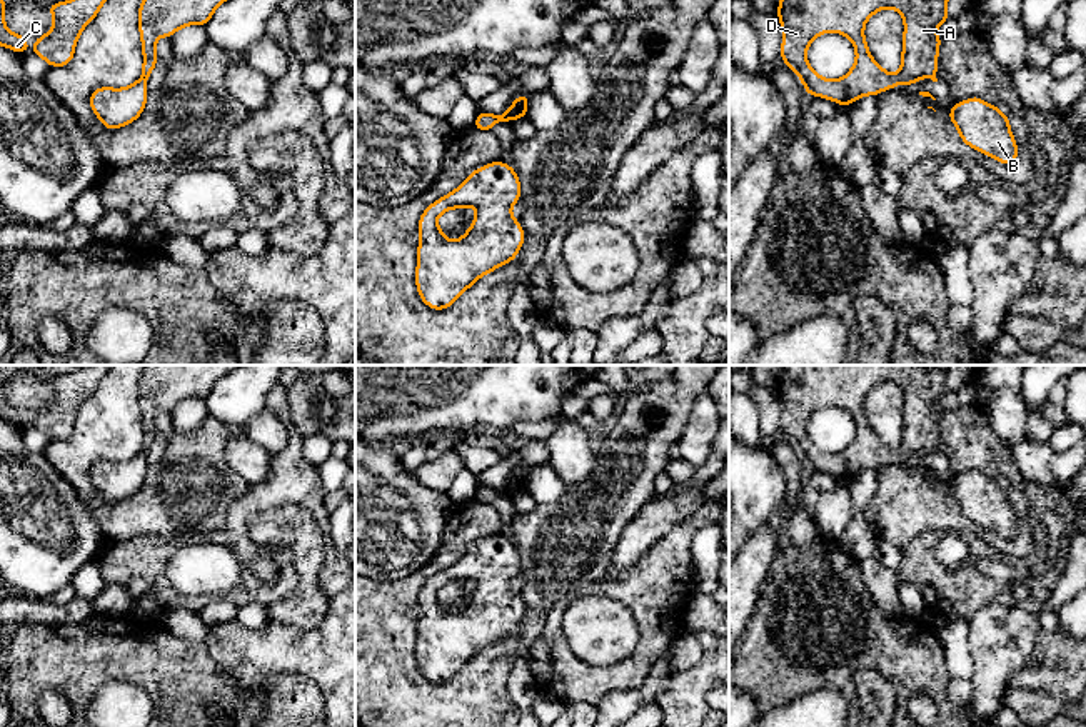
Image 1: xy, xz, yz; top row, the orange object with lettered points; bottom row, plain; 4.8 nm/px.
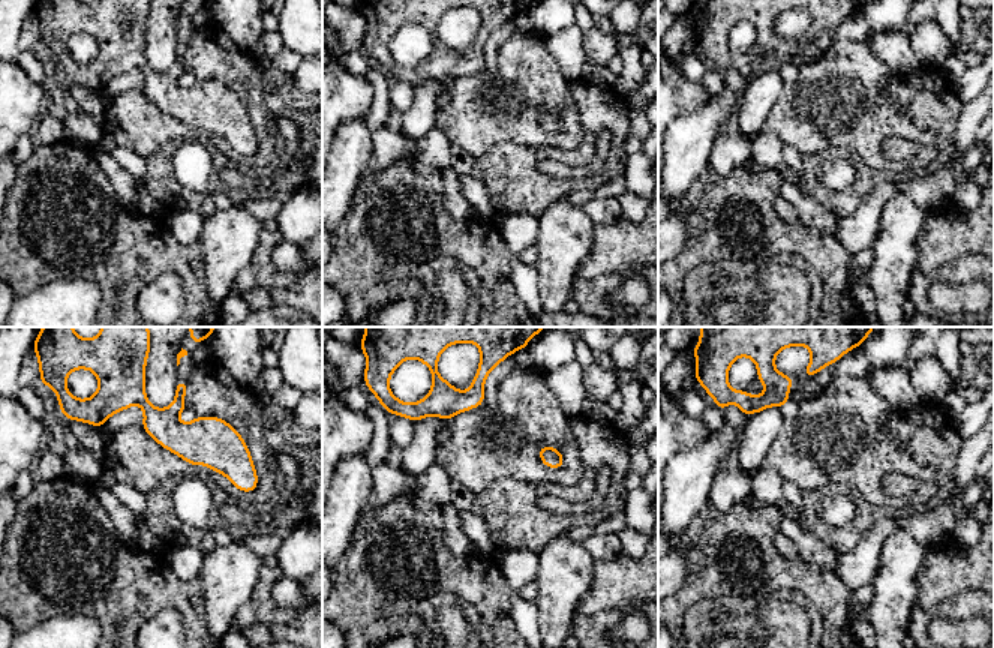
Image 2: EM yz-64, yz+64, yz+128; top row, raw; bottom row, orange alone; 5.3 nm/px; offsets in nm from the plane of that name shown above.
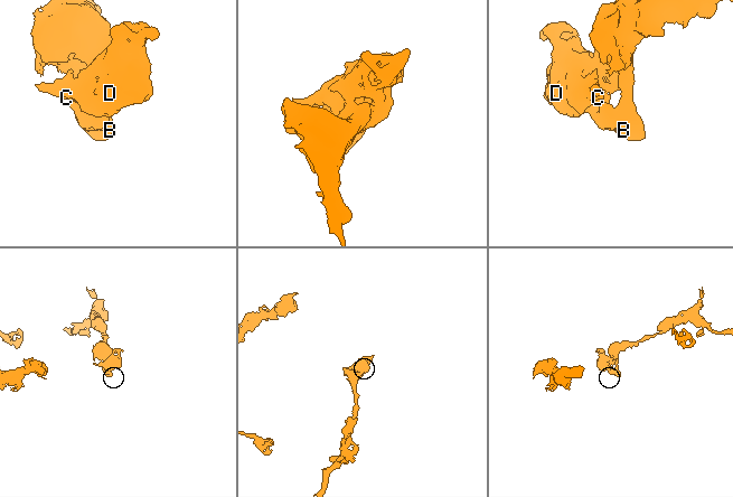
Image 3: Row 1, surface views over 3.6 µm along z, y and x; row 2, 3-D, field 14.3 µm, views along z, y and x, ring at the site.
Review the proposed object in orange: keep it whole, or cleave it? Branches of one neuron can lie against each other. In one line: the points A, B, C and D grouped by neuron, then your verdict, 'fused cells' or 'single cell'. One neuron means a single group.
groups A B C D; single cell

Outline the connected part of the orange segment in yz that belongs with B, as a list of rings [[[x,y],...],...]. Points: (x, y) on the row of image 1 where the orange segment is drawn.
[[[971,97],[951,105],[949,120],[971,148],[1004,165],[1018,160],[1018,145],[1009,128],[1009,118],[996,105]]]

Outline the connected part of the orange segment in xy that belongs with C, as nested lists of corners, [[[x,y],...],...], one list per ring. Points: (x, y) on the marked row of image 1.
[[[0,0],[0,45],[18,53],[27,53],[25,35],[13,33],[5,27],[5,10],[7,3]]]

